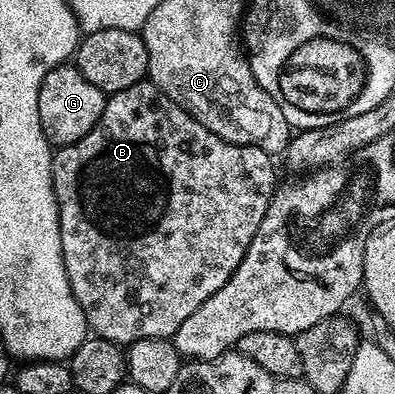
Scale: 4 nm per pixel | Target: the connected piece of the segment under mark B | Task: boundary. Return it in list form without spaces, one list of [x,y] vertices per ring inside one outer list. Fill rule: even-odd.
[[[149,81],[137,83],[126,91],[109,96],[104,113],[94,128],[80,137],[80,141],[57,148],[53,152],[52,162],[62,260],[70,288],[84,313],[87,328],[97,338],[119,345],[129,345],[141,339],[173,337],[180,325],[184,325],[184,321],[188,321],[188,317],[192,317],[192,313],[196,313],[196,309],[200,309],[200,305],[204,305],[204,301],[208,301],[208,297],[212,297],[212,293],[216,293],[216,289],[223,287],[232,273],[236,273],[244,253],[248,253],[248,245],[252,245],[252,237],[256,237],[256,229],[260,229],[260,221],[264,221],[264,213],[276,190],[275,160],[267,151],[259,147],[241,147],[216,137],[216,133],[204,129],[200,121],[196,121],[179,103],[169,99],[155,83]]]

